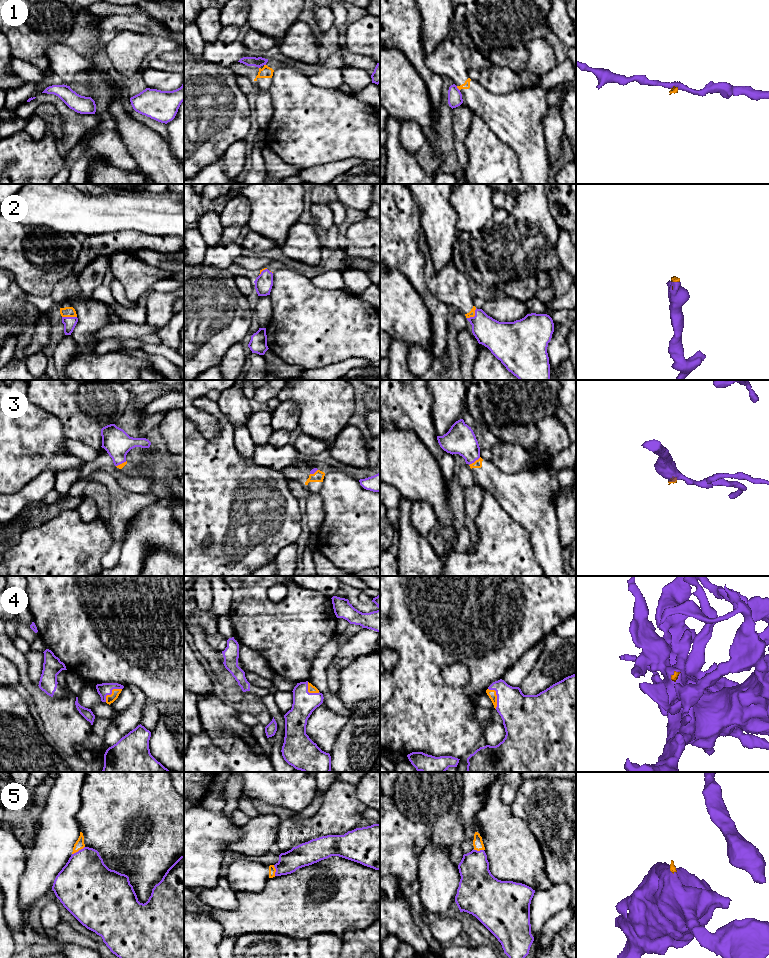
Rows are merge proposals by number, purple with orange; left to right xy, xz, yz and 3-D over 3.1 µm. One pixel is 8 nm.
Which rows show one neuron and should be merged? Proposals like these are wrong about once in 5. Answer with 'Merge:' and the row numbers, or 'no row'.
Merge: 2, 3, 4, 5

